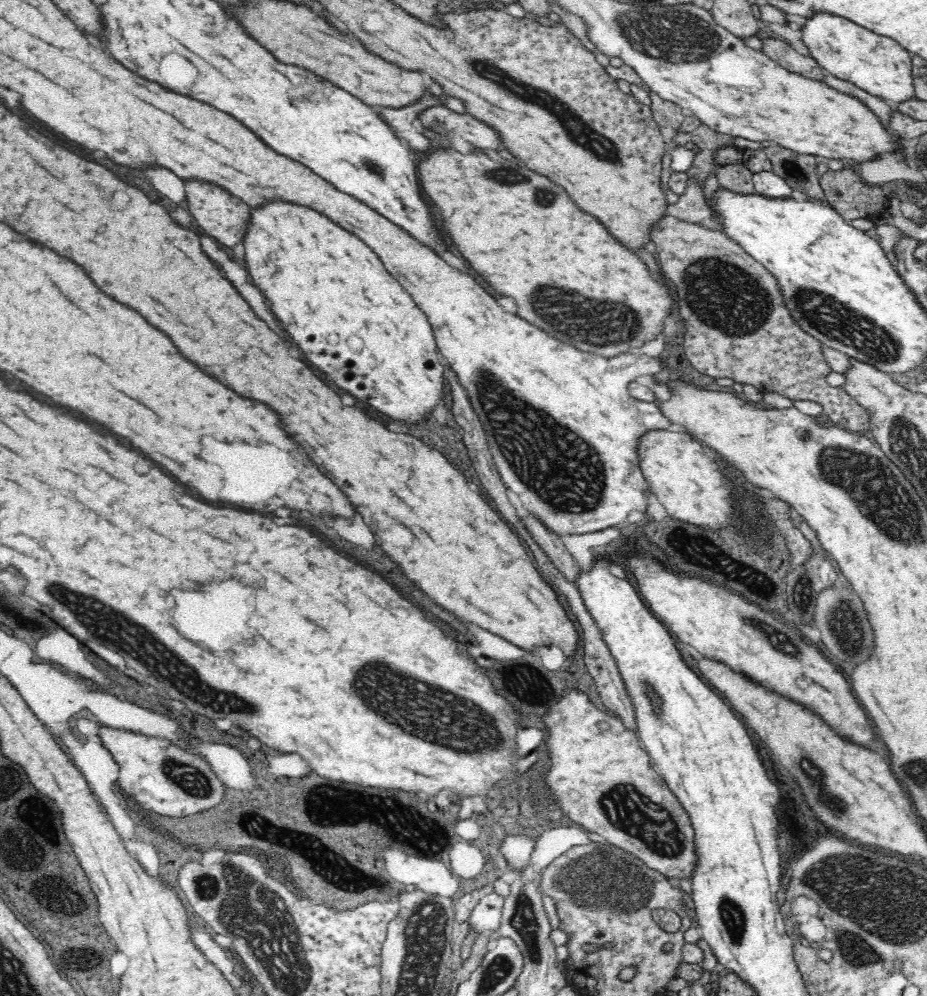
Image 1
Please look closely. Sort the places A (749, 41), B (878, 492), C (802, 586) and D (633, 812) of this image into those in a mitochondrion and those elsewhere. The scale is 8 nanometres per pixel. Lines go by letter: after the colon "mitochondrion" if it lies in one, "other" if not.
A: other
B: mitochondrion
C: mitochondrion
D: mitochondrion

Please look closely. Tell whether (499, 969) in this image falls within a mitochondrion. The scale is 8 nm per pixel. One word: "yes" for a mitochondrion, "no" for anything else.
yes

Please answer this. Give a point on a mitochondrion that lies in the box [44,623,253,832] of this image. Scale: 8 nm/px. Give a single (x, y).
(190, 779)

